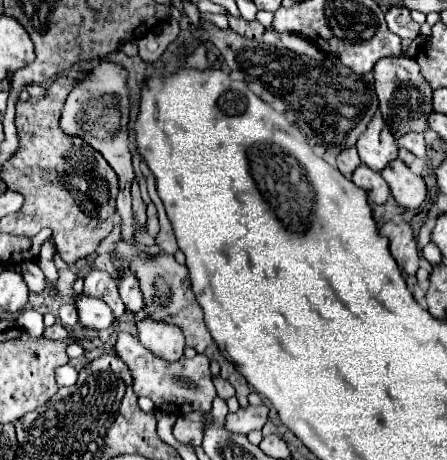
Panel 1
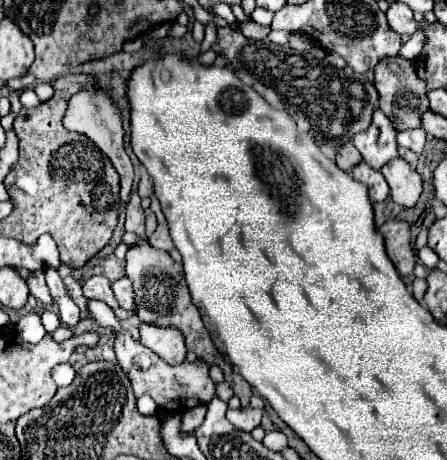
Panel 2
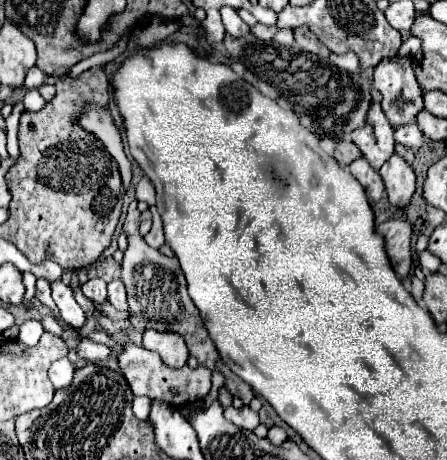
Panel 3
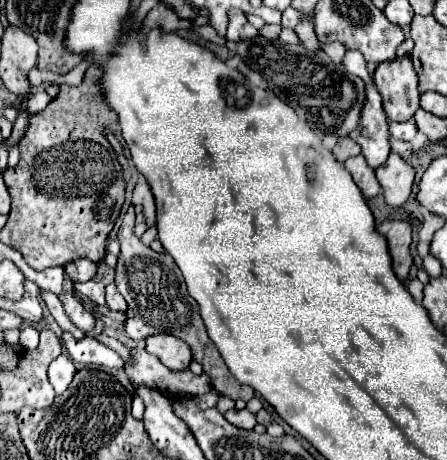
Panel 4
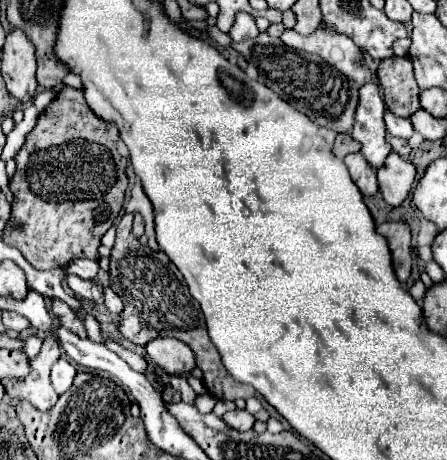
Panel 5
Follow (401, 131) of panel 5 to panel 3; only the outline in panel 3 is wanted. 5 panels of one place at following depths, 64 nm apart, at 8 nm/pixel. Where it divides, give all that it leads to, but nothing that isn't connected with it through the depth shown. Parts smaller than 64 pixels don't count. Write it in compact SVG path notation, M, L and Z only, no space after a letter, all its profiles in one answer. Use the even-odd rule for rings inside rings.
M408 124L404 128L396 128L394 136L396 136L398 144L414 148L414 150L418 150L422 146L422 140L424 140L424 132L418 128L418 124Z

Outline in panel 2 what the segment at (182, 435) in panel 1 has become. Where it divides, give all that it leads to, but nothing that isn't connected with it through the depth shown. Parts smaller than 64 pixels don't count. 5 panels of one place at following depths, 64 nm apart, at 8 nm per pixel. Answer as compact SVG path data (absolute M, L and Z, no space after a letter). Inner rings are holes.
M196 406L194 410L188 410L182 414L182 426L180 426L180 432L184 430L186 434L194 434L196 428L204 422L206 418L206 406Z

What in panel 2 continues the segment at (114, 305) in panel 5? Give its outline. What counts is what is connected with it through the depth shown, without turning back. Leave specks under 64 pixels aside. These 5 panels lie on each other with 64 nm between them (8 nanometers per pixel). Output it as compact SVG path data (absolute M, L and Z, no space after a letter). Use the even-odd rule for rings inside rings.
M128 276L116 280L116 282L112 284L112 290L114 290L114 296L116 296L116 300L120 302L120 306L122 306L124 310L130 310L130 312L136 310L134 292L132 292L132 282L130 282Z

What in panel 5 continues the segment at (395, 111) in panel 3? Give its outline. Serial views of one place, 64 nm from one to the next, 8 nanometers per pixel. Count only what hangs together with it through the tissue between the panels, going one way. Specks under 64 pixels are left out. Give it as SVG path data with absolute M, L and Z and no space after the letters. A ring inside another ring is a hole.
M392 56L388 60L382 60L376 76L384 94L384 104L392 114L410 118L420 108L420 90L414 78L412 62L408 58Z

